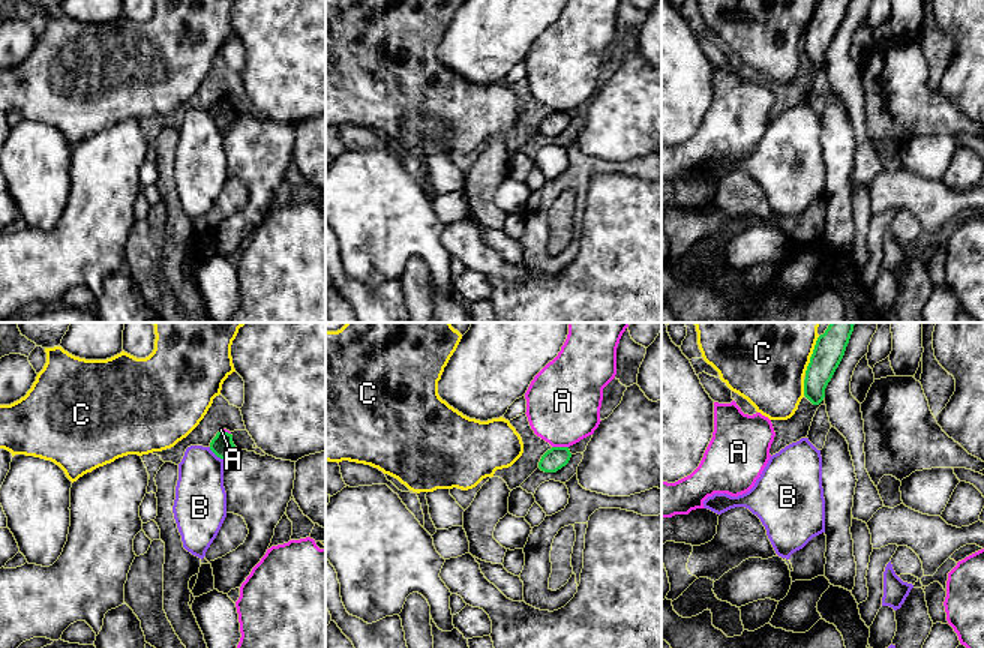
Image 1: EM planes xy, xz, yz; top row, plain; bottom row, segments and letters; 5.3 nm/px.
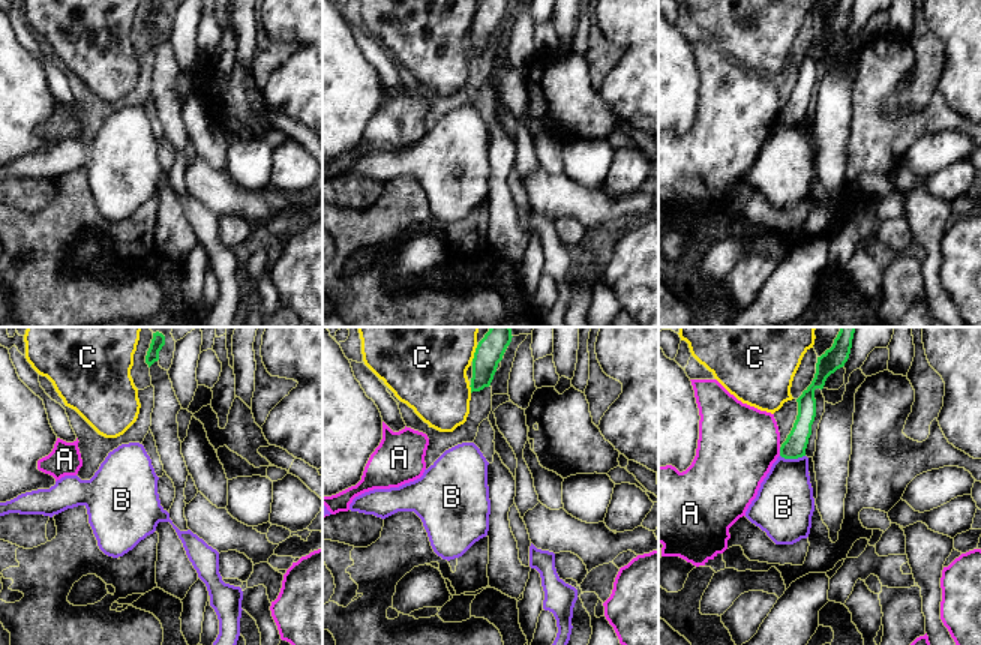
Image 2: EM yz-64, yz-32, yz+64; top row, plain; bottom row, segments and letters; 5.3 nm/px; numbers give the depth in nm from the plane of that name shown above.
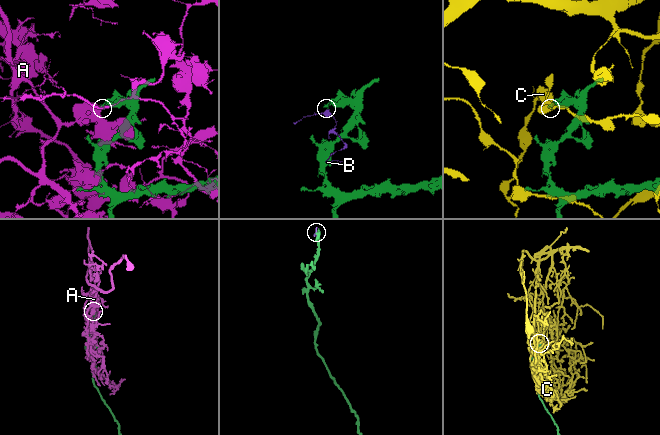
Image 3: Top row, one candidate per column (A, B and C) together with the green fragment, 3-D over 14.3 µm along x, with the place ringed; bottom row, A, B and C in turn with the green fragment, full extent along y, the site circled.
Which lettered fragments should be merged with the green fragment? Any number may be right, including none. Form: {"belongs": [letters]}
{"belongs": []}

